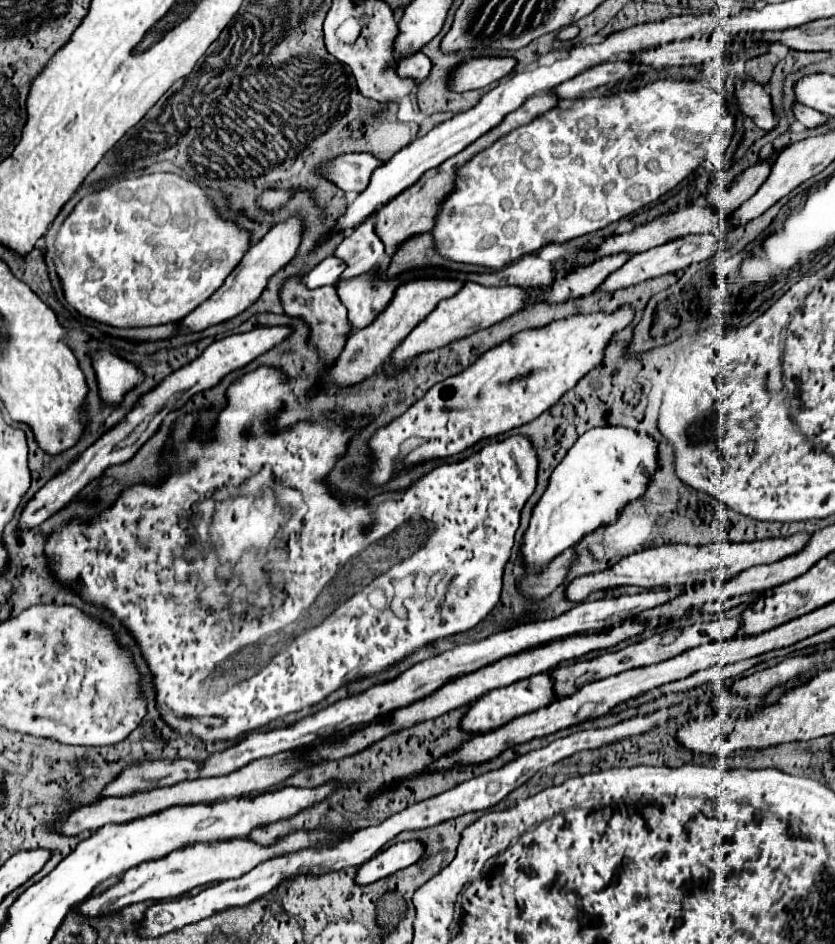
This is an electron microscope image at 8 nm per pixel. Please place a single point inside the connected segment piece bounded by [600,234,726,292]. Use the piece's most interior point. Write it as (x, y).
(680, 253)

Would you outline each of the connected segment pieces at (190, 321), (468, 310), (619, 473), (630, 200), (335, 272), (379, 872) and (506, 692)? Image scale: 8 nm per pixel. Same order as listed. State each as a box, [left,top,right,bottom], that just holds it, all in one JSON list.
[[180,218,302,332],[390,282,532,366],[522,426,658,570],[432,80,734,270],[306,256,346,288],[356,840,426,886],[460,672,556,732]]

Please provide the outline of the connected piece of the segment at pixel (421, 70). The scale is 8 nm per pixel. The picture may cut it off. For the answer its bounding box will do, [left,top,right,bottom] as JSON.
[398,52,432,82]

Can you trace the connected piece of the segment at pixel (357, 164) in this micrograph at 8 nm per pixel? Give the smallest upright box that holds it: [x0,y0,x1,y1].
[324,154,382,198]

